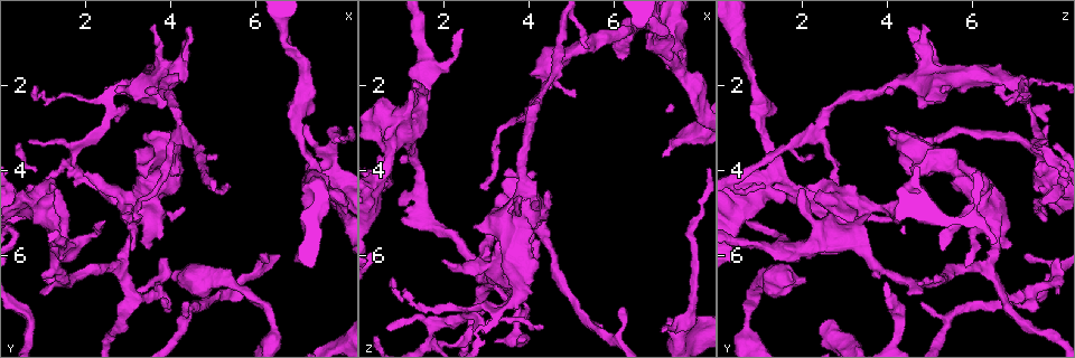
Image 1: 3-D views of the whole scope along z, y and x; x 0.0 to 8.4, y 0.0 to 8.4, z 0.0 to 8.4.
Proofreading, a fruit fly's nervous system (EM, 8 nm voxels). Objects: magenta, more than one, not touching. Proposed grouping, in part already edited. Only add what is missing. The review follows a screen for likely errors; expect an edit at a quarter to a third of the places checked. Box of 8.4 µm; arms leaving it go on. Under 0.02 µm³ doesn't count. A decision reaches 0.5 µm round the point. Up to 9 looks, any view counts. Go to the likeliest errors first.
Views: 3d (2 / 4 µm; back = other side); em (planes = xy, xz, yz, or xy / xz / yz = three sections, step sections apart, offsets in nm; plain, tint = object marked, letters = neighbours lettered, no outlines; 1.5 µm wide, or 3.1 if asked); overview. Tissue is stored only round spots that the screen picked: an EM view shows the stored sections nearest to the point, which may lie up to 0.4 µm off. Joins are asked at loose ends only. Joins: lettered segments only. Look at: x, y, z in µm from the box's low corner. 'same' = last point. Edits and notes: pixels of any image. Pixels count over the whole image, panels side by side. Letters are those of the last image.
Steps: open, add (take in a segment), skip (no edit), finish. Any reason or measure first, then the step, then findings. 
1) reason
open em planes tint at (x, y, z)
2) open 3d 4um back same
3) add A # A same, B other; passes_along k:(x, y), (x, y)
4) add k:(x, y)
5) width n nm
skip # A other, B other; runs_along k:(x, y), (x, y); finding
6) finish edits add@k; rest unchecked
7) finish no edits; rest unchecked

thin end
open em planes plain at (7.10, 2.95, 7.80)

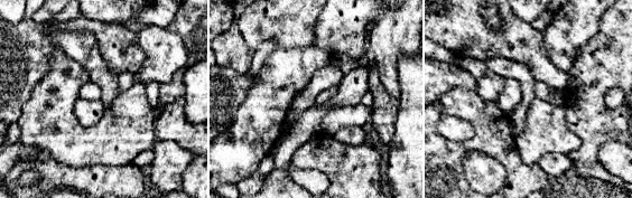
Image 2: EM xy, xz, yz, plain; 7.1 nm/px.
see the neighbours
open em planes letters same

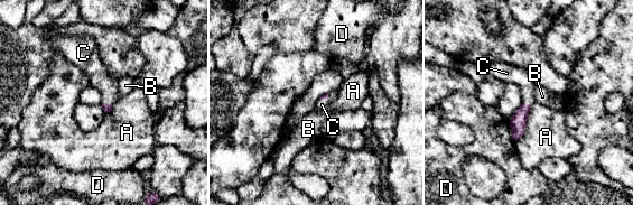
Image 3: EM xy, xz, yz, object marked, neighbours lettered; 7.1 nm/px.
add C # A other, B other, C same, D other; passes_along 3:(518, 122), (528, 103), (521, 76); it goes on there

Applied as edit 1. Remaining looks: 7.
free end
open em xy step 8 plain at (0.65, 3.30, 7.75)

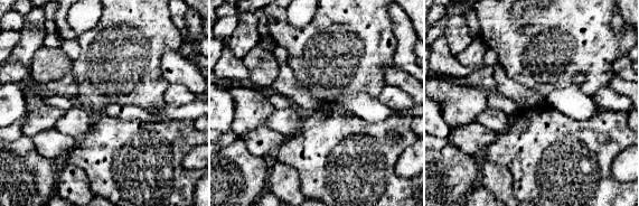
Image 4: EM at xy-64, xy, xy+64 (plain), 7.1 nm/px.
open em xy step 8 letters same

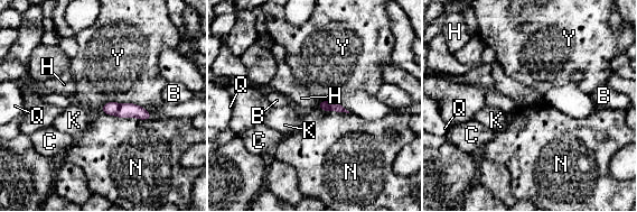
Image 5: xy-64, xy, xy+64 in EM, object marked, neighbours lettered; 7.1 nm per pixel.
longest_contact Y 320 nm
skip # B other, C other, H other, K other, N other, Q other, Y other; runs_along 5:(105, 108), (132, 110), (147, 116); none of them fits

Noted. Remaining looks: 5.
an open end
open em planes letters at (4.30, 4.90, 7.70)

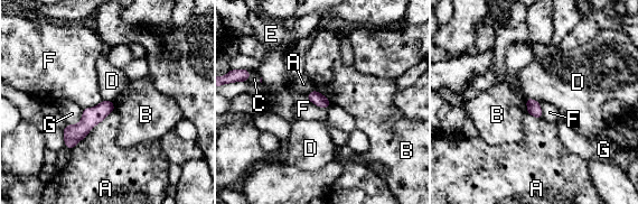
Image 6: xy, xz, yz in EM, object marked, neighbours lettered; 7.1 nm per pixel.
skip # A other, B other, C other, D other, E other, F other, G other; runs_along 6:(111, 104), (97, 113), (67, 144); no lettered segment goes on from it

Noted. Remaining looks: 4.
free end
open 3d 2um at (4.15, 3.35, 4.10)

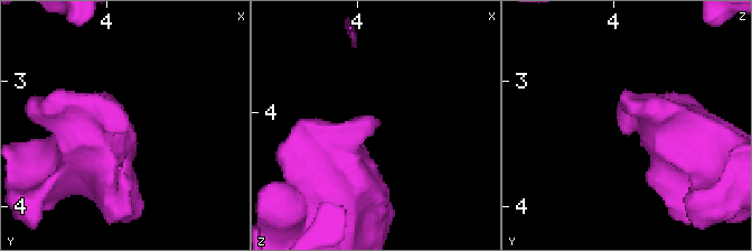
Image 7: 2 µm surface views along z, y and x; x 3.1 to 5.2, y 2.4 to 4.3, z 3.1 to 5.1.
open em xy step 4 letters at (4.16, 3.40, 4.06)

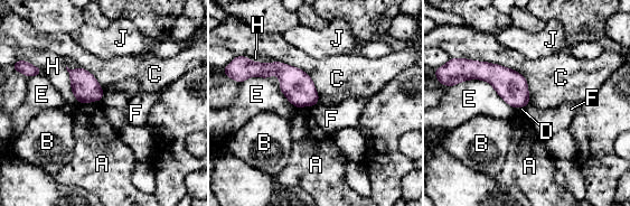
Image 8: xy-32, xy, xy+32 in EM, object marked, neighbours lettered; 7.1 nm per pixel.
skip # A other, B other, C other, D other, E other, F other, H other, J other; border 8:(101, 100), (77, 103); no lettered segment goes on from it

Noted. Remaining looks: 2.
finish edits add@3; rest unchecked

